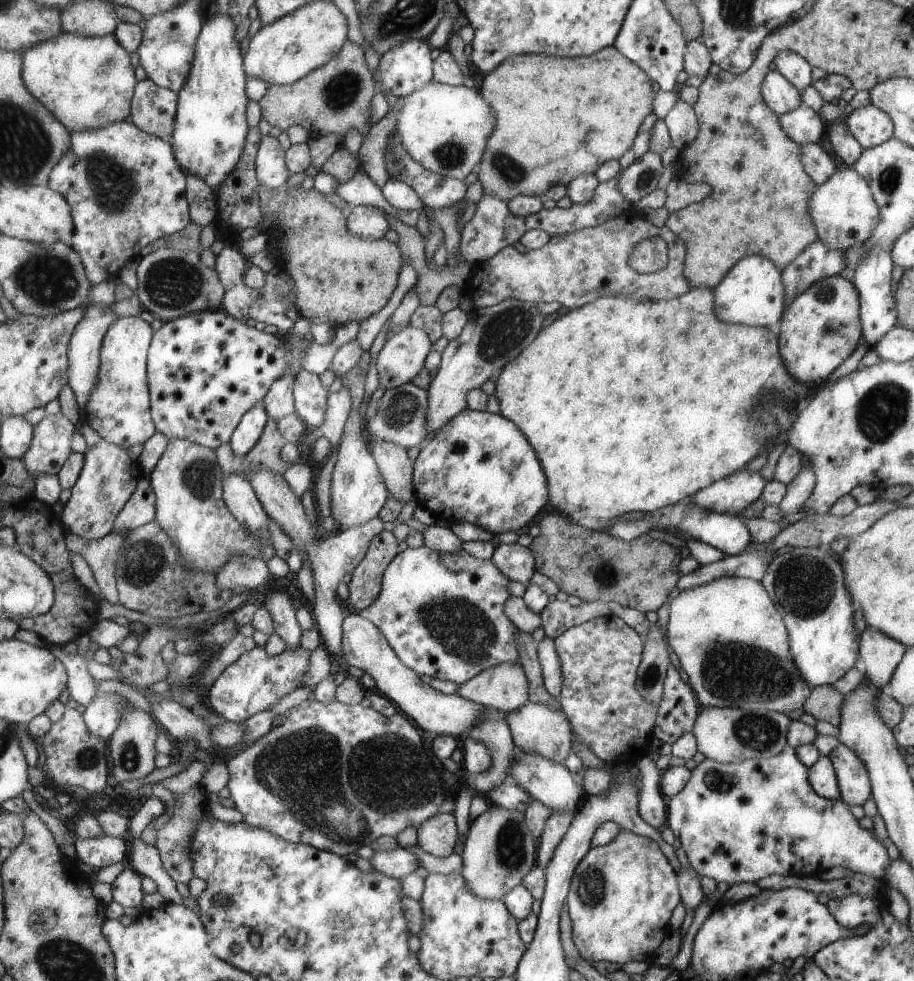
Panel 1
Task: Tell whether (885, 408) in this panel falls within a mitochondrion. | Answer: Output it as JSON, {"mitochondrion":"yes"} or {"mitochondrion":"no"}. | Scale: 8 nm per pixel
{"mitochondrion":"yes"}

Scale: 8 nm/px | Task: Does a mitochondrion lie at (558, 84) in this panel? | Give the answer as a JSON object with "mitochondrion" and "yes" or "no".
{"mitochondrion":"no"}

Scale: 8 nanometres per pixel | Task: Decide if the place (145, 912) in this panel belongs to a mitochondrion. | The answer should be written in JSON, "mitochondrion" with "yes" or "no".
{"mitochondrion":"no"}

